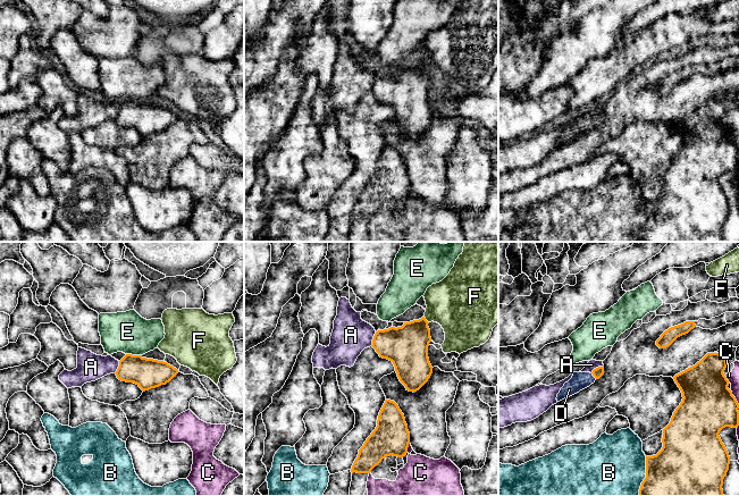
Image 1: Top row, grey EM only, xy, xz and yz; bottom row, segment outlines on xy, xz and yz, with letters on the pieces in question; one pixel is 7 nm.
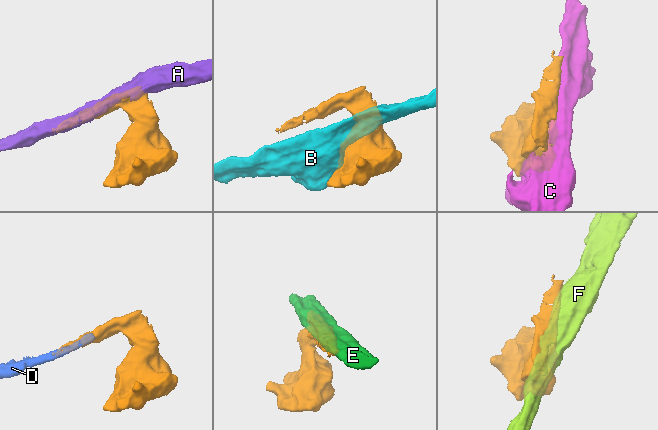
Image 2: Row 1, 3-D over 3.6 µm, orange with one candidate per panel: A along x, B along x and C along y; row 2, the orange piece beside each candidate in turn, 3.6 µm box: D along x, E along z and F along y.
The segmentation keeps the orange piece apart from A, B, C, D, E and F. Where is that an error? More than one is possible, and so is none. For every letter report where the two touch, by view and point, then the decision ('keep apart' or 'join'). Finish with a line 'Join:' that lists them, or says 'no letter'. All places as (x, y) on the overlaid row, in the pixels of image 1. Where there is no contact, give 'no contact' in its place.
A: xz (374, 338) | keep apart
B: yz (646, 476) | keep apart
C: yz (735, 397) | keep apart
D: yz (594, 376) | join
E: xy (134, 355) | keep apart
F: xz (426, 320) | keep apart
Join: D

